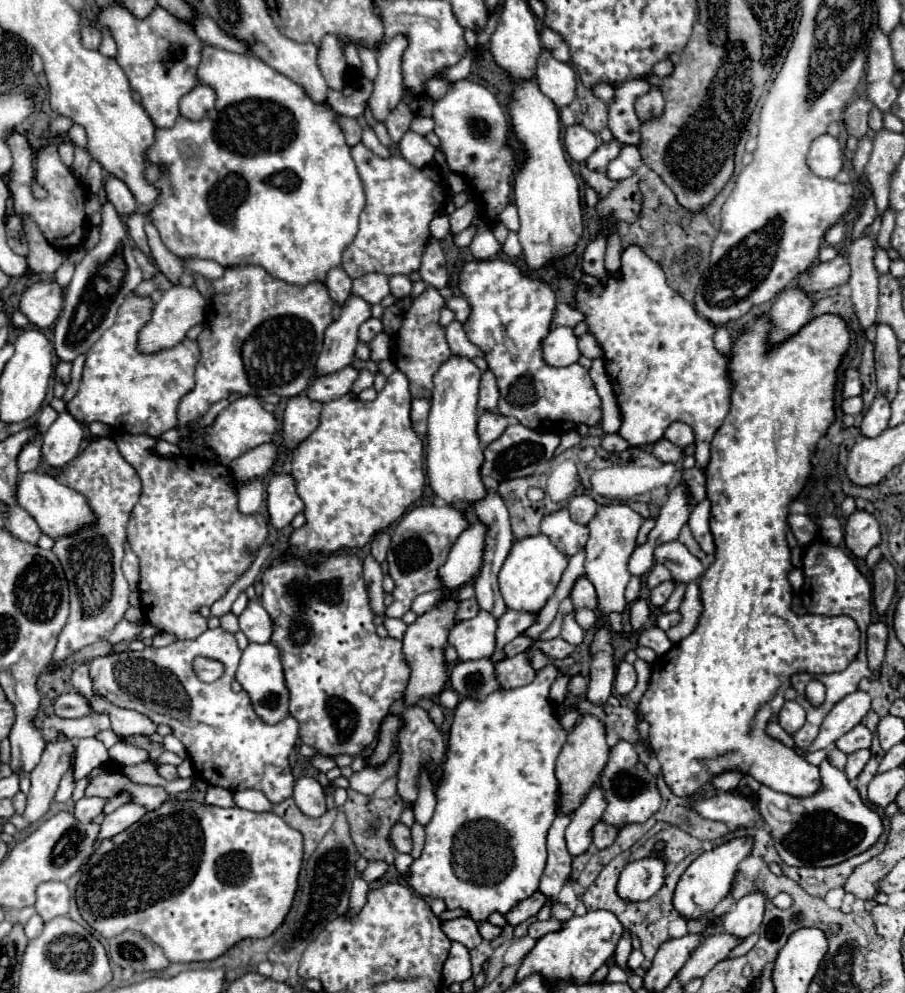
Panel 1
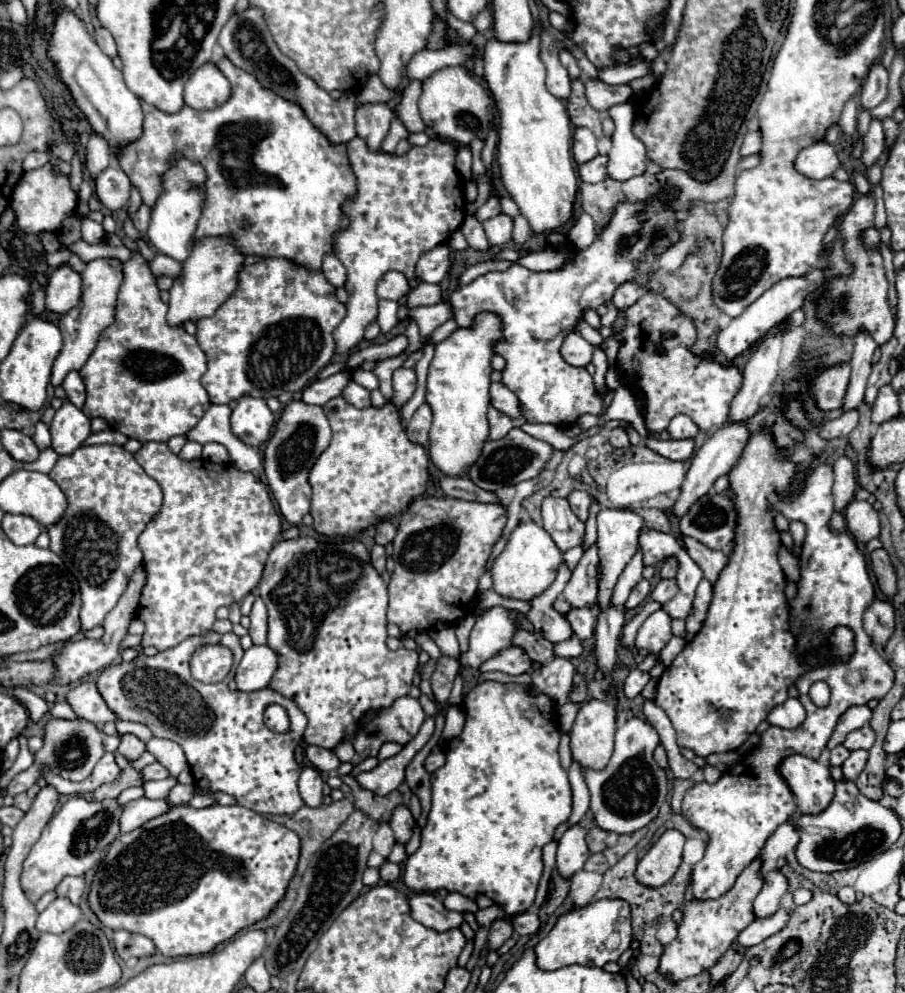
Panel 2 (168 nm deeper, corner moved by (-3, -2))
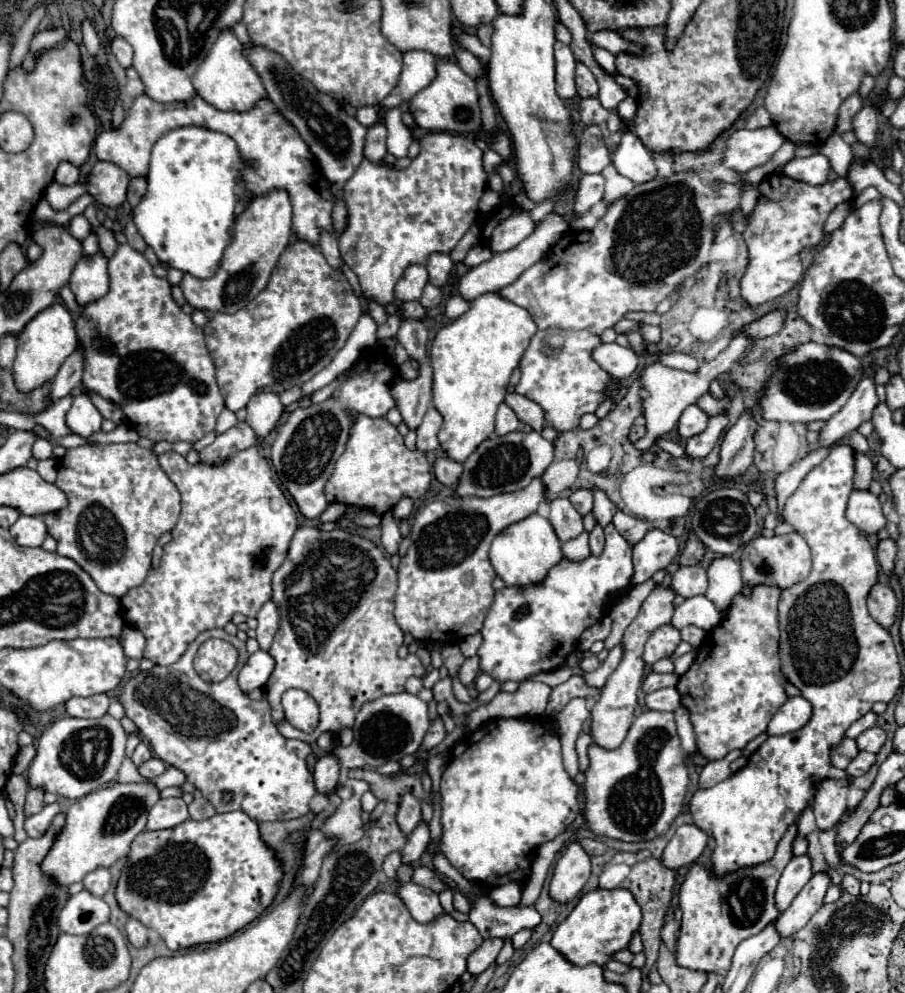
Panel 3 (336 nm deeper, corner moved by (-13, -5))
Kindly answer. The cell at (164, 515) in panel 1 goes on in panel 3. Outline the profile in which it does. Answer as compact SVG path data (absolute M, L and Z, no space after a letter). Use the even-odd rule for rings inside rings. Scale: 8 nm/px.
M256 447L244 449L224 465L190 465L180 453L166 451L158 463L176 485L182 497L182 513L172 529L172 541L164 545L158 569L150 569L146 581L122 597L122 613L128 625L140 629L146 637L144 657L156 665L176 663L186 647L206 629L224 627L234 613L256 617L260 607L272 597L272 573L282 565L290 539L298 529L298 519L272 477L268 461Z

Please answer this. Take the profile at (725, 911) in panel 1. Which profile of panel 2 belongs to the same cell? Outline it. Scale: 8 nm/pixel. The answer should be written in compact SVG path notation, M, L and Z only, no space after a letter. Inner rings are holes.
M772 870L766 876L764 886L762 886L760 894L754 900L754 914L758 918L774 914L778 910L778 906L780 906L782 896L786 894L786 890L788 890L788 878L780 870Z

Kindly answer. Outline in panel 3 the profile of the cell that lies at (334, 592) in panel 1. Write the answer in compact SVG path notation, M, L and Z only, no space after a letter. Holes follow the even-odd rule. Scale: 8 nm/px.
M300 527L288 549L286 561L278 567L272 577L272 601L280 611L280 629L270 647L270 655L276 659L276 669L266 683L266 697L272 707L272 719L278 725L284 721L280 709L280 695L292 687L304 689L314 697L320 709L320 725L312 733L282 733L288 739L300 739L316 743L322 733L340 733L344 727L354 725L354 717L366 701L374 701L382 695L402 693L408 677L424 677L426 669L418 655L398 657L404 631L394 621L394 595L396 595L396 573L390 565L388 555L378 549L370 539L354 535L346 529L334 529L330 533L318 531L316 527ZM304 577L312 577L316 587L304 593Z

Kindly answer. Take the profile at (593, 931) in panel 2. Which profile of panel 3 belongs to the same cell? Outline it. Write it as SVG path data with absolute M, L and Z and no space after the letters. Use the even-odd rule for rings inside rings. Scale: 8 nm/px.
M594 889L586 893L578 901L574 911L556 927L550 945L574 965L582 967L588 963L596 963L604 967L608 961L612 961L614 953L628 949L630 939L640 929L640 923L642 923L642 909L630 891Z

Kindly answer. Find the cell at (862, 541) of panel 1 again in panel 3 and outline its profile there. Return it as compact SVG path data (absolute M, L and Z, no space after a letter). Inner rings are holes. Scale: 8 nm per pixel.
M852 491L848 499L846 517L866 535L876 535L880 529L886 527L882 505L878 497L874 497L870 491Z

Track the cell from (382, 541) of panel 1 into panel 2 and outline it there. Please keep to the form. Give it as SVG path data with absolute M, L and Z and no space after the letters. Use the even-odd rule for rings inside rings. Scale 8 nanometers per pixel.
M380 520L376 524L376 530L378 530L378 544L388 544L394 540L394 534L396 534L396 526L392 520Z

